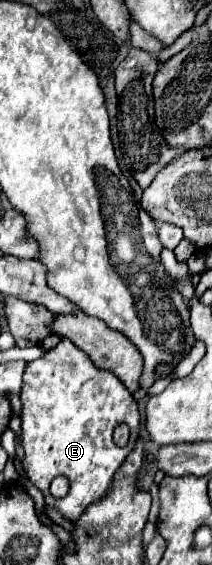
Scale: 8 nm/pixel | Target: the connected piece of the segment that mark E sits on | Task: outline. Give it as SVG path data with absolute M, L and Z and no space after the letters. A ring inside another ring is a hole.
M60 339L60 343L54 349L46 351L40 359L30 361L26 365L20 401L22 401L20 419L22 419L24 473L44 493L46 505L56 507L66 519L70 519L74 523L88 505L92 505L94 501L98 501L100 497L106 495L106 491L110 489L110 483L114 479L114 473L124 463L126 455L132 451L132 447L138 439L138 431L140 431L138 405L136 405L132 393L124 387L124 383L120 379L116 379L114 373L98 369L90 361L90 357L82 349L78 349L70 339ZM120 423L130 425L130 441L122 449L112 441L114 427ZM58 475L64 475L70 481L70 493L62 499L56 499L50 495L50 483Z

